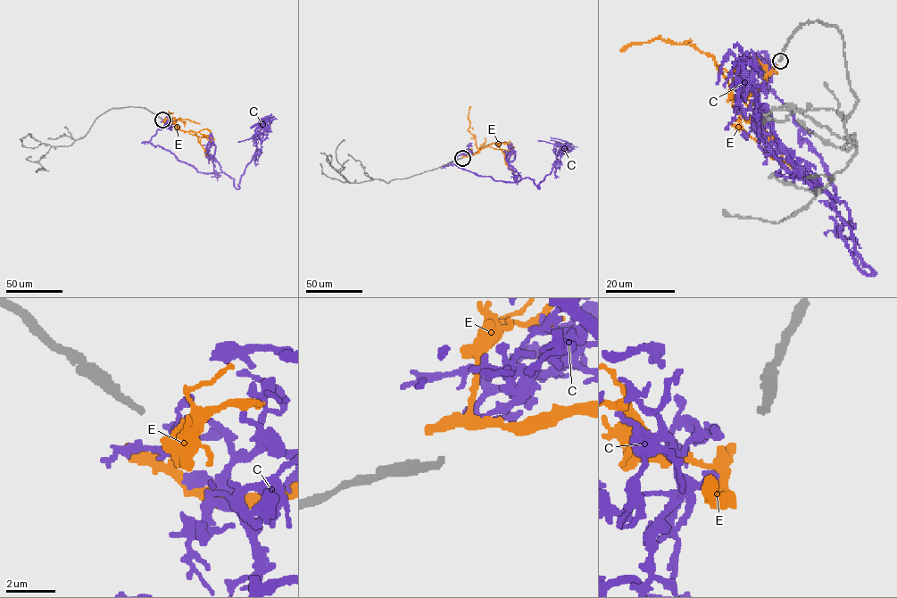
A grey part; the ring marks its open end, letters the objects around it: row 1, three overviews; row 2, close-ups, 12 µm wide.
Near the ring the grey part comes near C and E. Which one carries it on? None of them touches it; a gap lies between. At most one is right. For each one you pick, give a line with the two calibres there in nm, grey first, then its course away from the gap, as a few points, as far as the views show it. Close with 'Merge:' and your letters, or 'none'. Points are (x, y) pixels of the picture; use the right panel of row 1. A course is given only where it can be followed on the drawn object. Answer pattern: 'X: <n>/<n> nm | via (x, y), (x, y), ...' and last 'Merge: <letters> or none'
Merge: none

